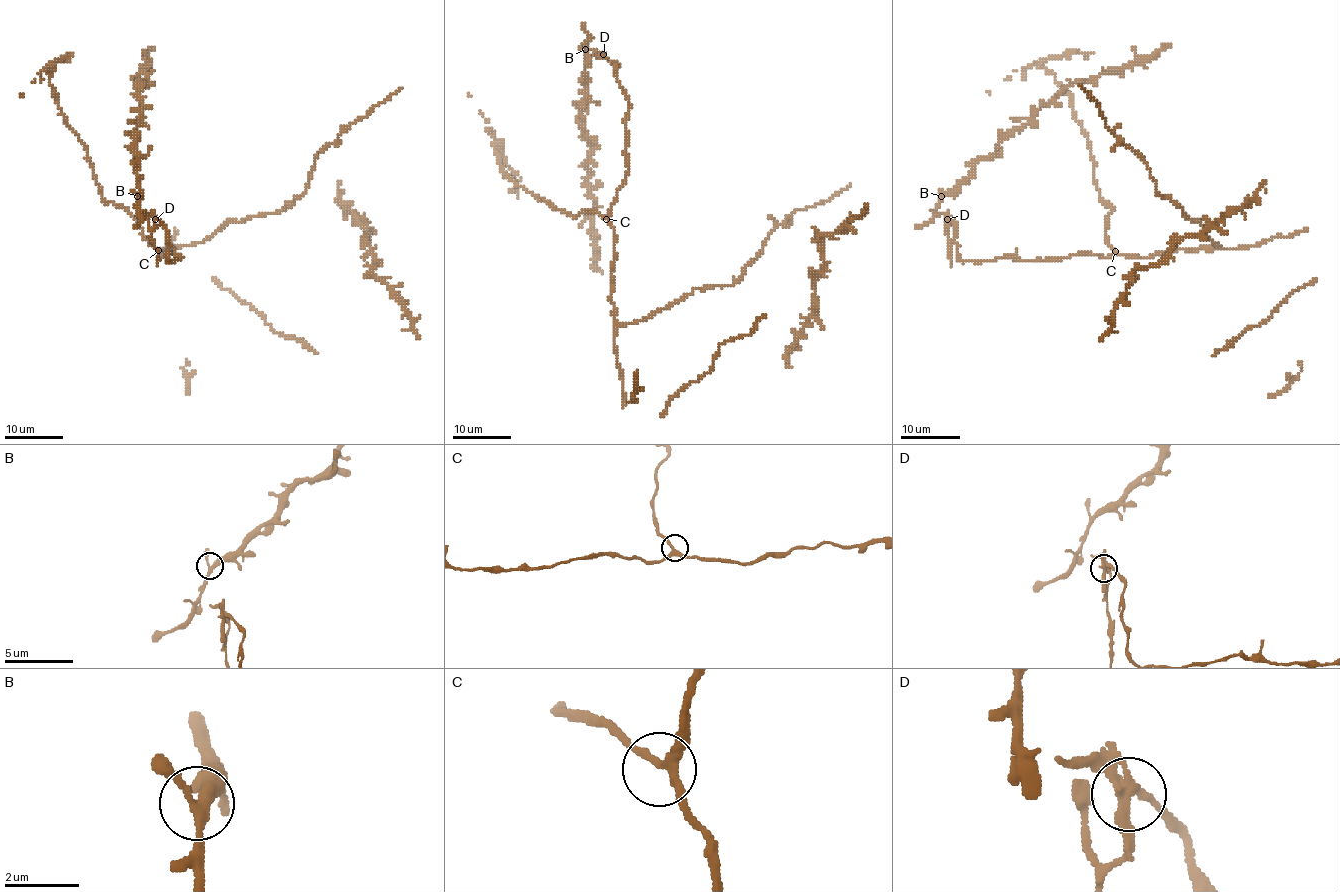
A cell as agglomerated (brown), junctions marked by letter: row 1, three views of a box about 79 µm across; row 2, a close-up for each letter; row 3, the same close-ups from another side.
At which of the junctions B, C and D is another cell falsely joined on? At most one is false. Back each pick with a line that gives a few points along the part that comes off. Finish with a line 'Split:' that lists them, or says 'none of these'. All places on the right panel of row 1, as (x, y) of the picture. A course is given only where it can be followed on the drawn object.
D: foreign part runs (947, 218), (950, 266)
Split: D

